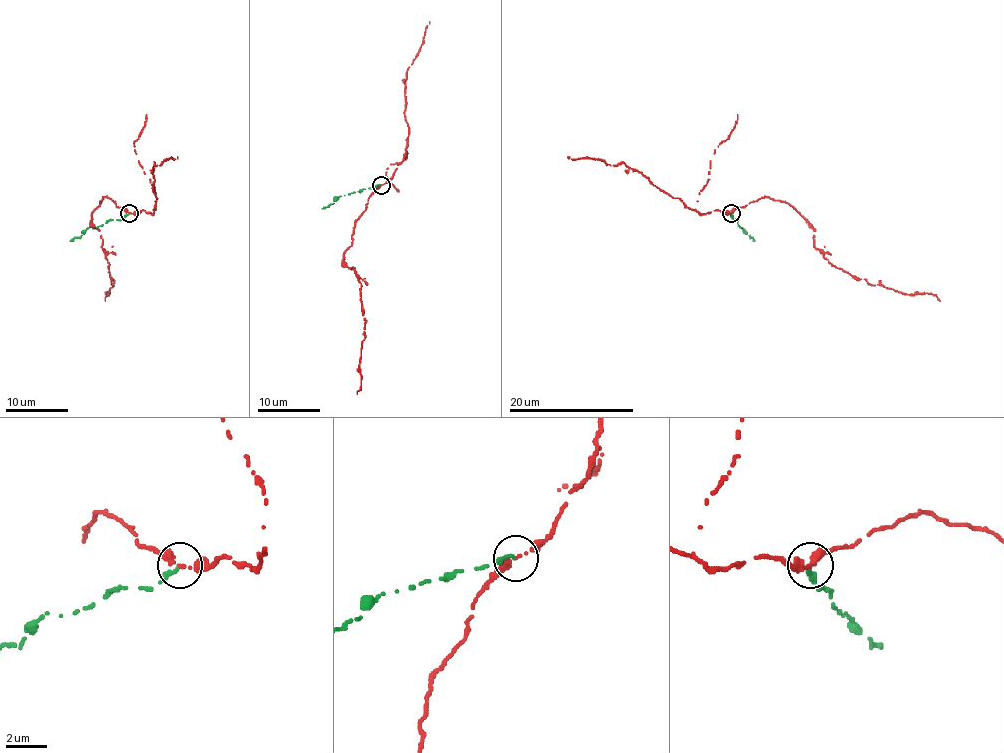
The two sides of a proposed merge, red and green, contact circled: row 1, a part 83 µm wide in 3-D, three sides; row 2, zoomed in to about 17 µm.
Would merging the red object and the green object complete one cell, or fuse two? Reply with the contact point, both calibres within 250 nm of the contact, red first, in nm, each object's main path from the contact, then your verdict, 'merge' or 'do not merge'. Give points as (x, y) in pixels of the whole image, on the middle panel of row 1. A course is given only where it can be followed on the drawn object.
place (381, 185); calibres 240 and 220 nm; course red (381, 185), (367, 199), (344, 252), (344, 263), (355, 268), (361, 285), (366, 321), (356, 394); course green (380, 185), (338, 196), (322, 209); do not merge

